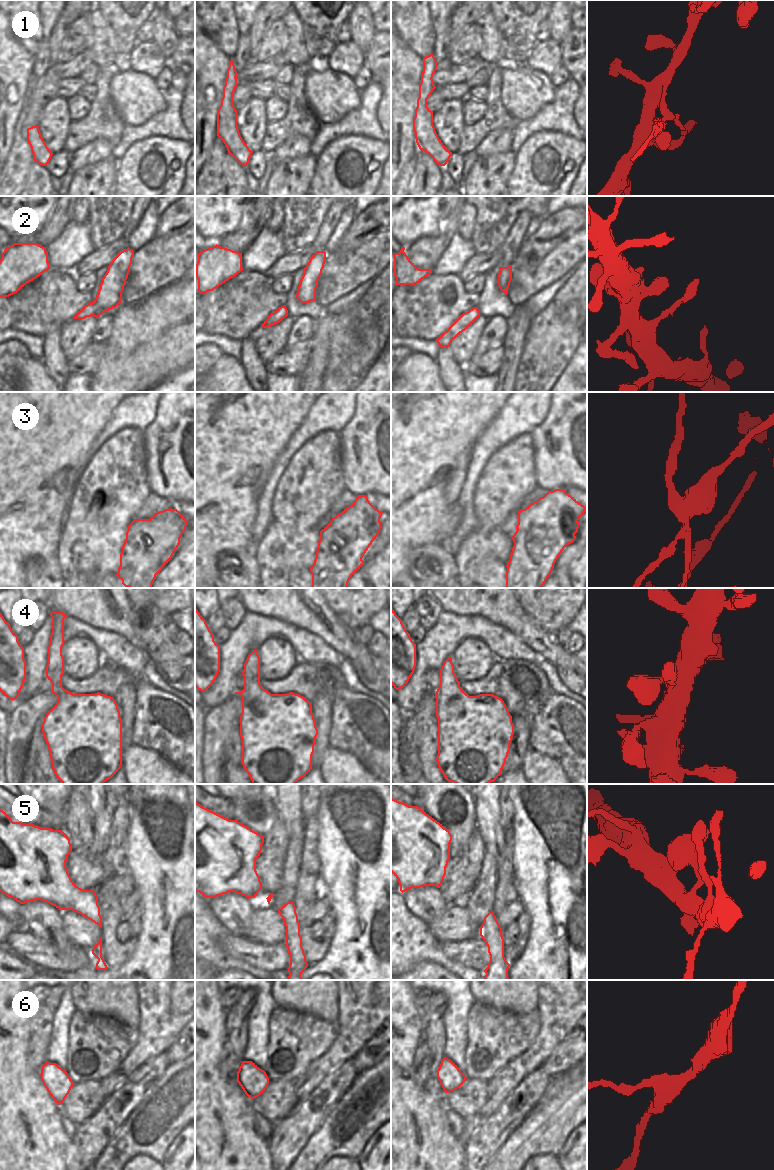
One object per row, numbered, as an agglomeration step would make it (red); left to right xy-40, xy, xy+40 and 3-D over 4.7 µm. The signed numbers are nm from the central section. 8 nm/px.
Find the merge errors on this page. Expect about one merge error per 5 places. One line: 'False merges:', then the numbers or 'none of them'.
False merges: 1, 3

